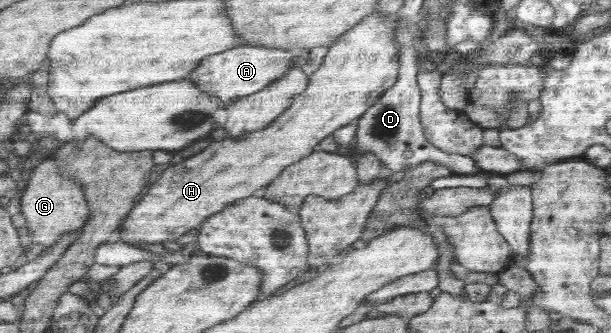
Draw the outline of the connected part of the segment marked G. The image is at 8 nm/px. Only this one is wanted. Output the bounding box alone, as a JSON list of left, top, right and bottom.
[21,156,88,248]

